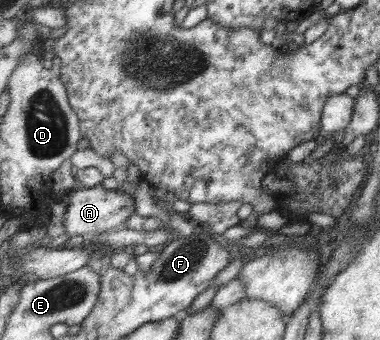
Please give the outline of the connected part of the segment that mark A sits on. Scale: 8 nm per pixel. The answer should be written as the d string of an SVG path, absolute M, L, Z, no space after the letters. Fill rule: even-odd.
M101 185L91 188L77 188L68 198L63 214L64 233L68 236L82 236L87 239L102 234L105 230L124 226L125 219L134 213L134 200L131 195L116 189L105 189Z

